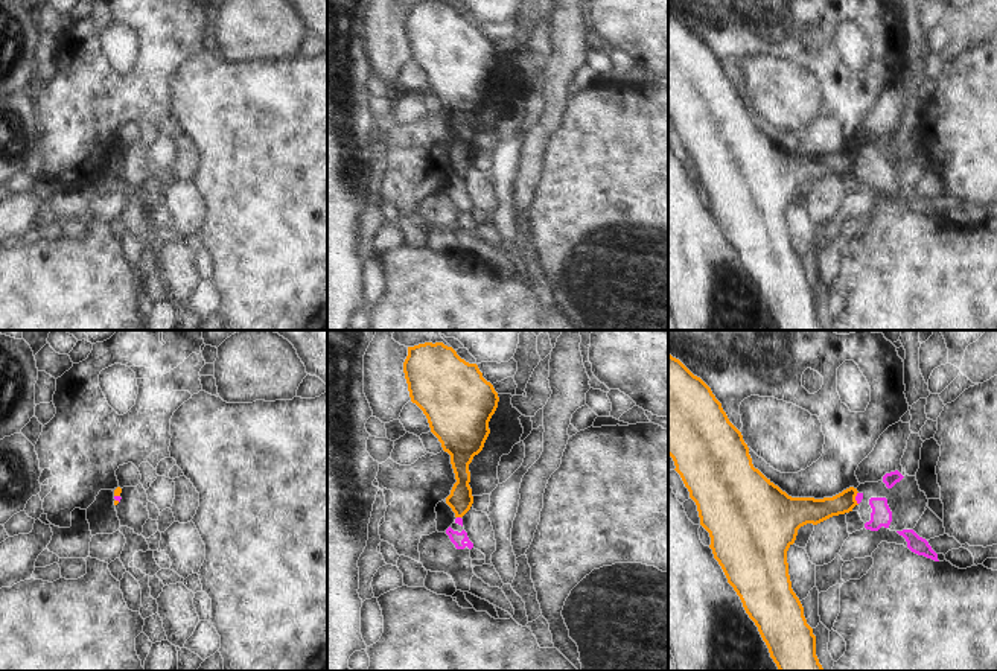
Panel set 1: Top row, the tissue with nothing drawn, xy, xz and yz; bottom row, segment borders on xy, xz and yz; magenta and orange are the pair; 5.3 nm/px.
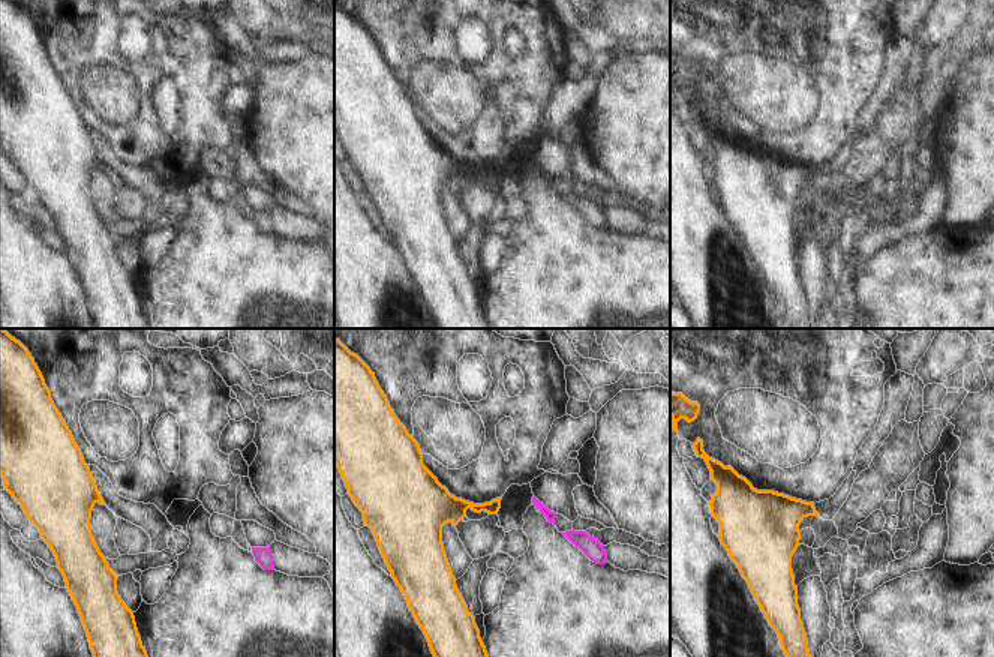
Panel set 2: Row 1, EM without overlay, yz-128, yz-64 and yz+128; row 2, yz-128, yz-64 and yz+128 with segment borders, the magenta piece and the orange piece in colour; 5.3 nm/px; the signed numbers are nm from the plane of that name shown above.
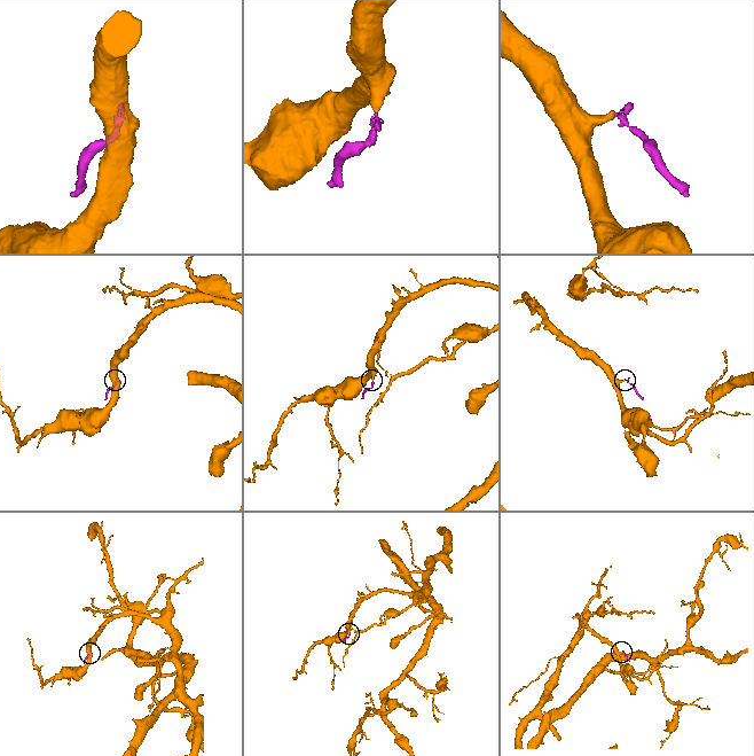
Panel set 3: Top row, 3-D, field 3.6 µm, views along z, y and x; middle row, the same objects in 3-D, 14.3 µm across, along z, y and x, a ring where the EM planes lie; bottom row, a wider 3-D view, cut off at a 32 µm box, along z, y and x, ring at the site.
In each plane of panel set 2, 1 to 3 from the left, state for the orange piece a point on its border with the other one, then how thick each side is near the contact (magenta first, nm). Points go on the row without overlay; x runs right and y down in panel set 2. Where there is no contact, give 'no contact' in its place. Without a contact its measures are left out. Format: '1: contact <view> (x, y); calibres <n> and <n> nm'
1: no contact
2: no contact
3: no contact

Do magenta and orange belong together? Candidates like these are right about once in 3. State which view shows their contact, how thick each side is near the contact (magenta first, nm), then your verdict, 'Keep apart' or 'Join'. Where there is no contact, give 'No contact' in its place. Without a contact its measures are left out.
Touches magenta in yz. Thickness 40 nm (magenta) against 140 nm. Keep apart.

